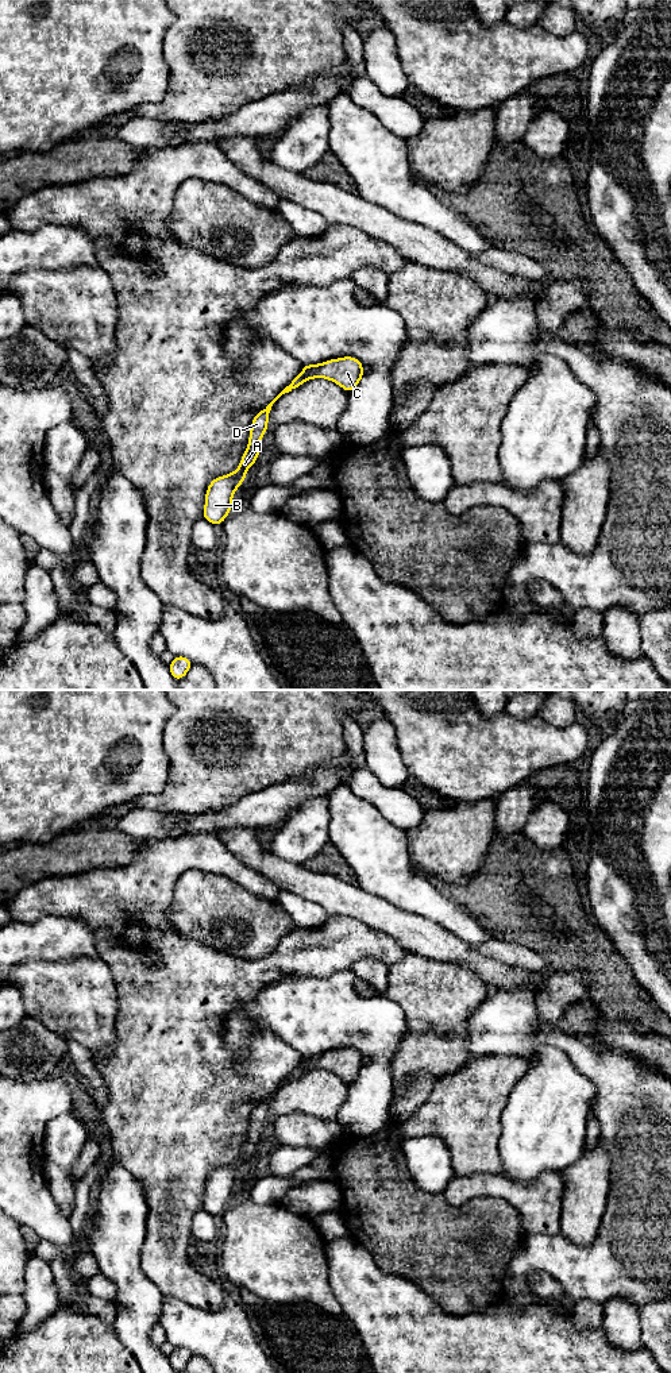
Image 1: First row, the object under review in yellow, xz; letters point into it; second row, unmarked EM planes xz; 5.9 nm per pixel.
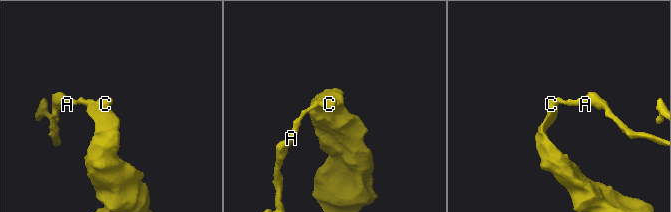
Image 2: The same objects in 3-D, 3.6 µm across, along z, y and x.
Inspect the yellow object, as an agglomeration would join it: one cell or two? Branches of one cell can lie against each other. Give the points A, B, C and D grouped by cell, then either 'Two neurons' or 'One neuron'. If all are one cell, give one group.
Groups: A B D / C. Two neurons

